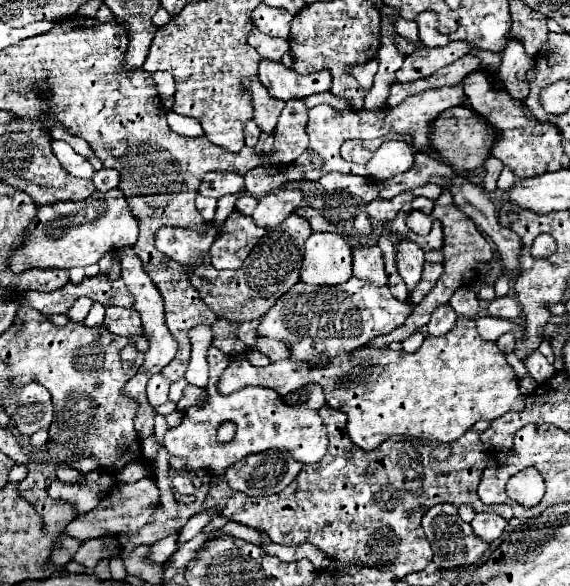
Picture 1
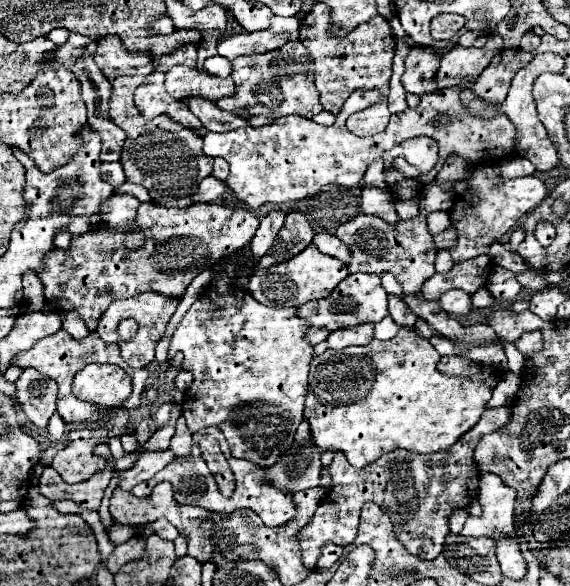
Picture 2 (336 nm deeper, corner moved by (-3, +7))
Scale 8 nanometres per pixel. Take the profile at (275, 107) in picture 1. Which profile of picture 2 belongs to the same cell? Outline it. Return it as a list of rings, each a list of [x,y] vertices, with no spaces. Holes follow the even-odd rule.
[[[176,65],[166,73],[166,91],[178,99],[198,95],[198,97],[204,97],[204,99],[210,99],[216,103],[220,97],[232,95],[234,89],[236,87],[234,87],[232,79],[204,75],[196,69],[184,67],[184,65]]]

